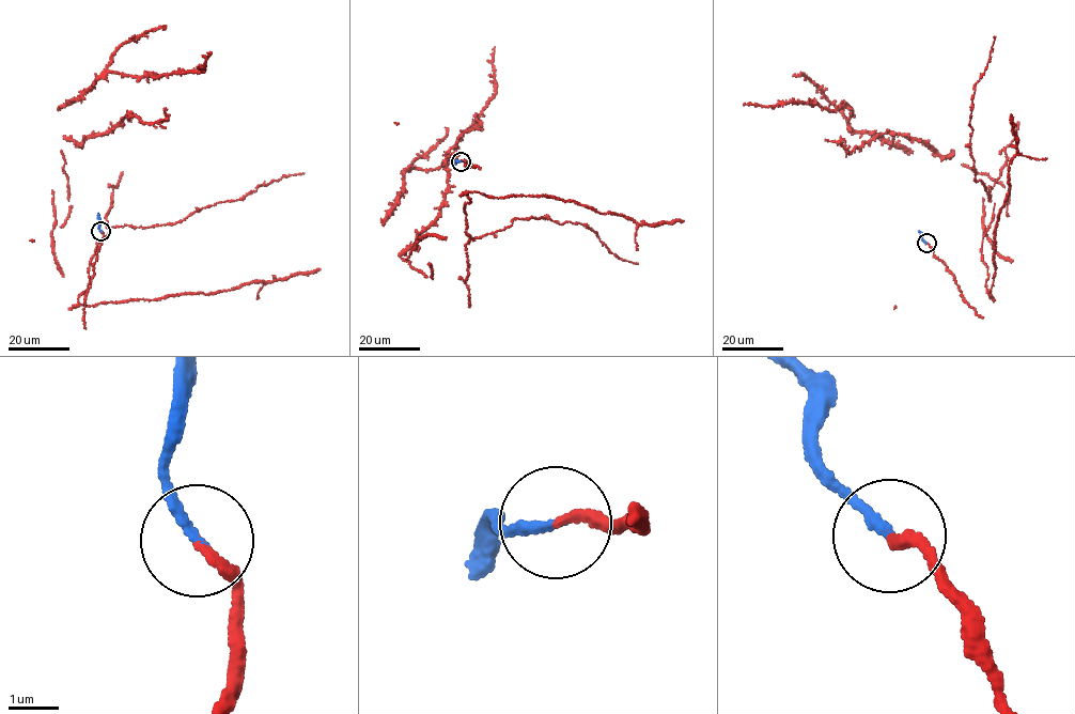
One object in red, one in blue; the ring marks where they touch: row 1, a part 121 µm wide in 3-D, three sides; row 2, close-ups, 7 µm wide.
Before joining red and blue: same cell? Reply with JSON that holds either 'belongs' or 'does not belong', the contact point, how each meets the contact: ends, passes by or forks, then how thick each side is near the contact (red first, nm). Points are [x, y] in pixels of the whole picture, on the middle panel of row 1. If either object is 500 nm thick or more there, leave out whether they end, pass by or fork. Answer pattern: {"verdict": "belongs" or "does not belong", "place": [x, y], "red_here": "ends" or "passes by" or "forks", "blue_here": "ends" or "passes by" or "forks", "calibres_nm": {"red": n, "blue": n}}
{"verdict": "belongs", "place": [461, 161], "red_here": "ends", "blue_here": "ends", "calibres_nm": {"red": 200, "blue": 200}}

